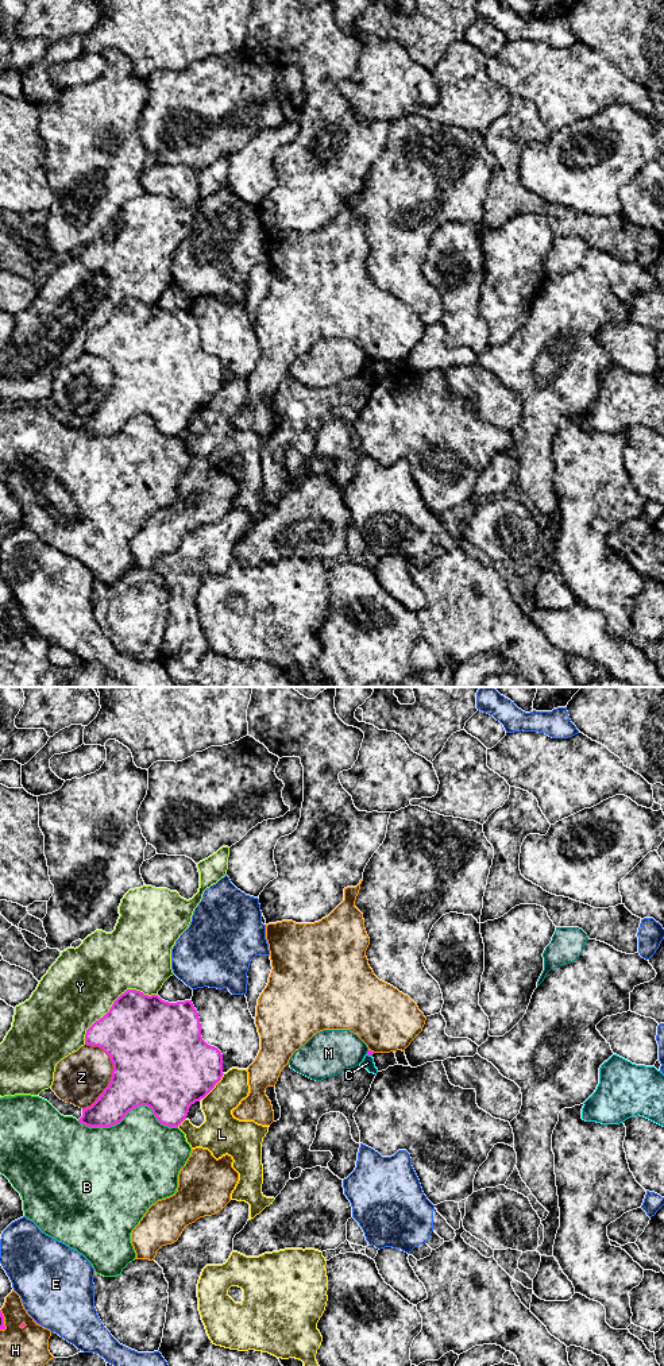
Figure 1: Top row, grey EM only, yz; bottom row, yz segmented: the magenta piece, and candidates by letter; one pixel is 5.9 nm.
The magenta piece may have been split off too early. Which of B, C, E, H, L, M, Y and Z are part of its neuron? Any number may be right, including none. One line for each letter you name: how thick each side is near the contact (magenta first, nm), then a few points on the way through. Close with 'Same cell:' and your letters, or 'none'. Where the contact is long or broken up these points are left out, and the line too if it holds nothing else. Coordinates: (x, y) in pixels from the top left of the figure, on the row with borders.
Same cell: none

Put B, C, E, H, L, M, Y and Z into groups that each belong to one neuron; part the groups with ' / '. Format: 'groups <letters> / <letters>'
groups B / C / E / H / L / M / Y / Z

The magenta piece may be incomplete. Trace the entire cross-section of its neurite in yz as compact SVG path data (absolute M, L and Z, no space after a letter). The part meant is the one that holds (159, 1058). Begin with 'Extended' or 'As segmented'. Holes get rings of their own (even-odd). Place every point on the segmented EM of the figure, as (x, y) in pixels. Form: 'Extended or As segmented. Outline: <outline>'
As segmented. Outline: M127 989L112 1004L109 1011L96 1020L85 1034L85 1043L101 1047L113 1064L109 1085L90 1105L82 1110L80 1123L88 1127L111 1127L139 1105L151 1108L157 1120L167 1127L178 1127L188 1116L189 1107L204 1099L223 1077L223 1054L201 1037L198 1012L192 1000L169 1003L158 995L144 995Z

